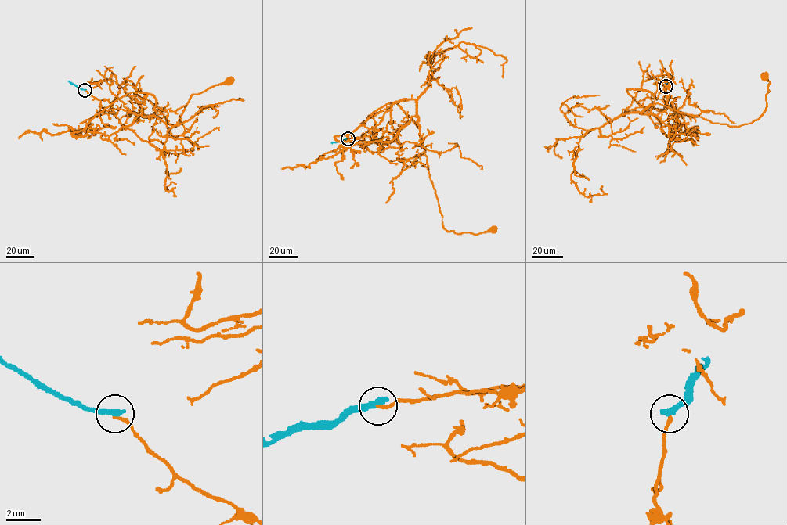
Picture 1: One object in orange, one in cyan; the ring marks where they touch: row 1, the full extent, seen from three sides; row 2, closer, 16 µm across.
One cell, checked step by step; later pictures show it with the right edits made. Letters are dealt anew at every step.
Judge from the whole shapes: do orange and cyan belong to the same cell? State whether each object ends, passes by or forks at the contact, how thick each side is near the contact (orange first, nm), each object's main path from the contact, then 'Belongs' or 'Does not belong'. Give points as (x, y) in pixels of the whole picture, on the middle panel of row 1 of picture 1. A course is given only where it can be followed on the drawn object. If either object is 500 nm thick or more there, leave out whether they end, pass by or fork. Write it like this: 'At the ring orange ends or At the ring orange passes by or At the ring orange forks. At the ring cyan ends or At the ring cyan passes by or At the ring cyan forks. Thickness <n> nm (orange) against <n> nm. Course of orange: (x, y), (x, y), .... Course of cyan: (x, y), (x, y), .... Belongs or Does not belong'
At the ring orange ends. At the ring cyan ends. Thickness 180 nm (orange) against 400 nm. Course of orange: (348, 138), (363, 138), (393, 103), (414, 99), (442, 227), (460, 234), (492, 228). Course of cyan: (348, 138), (331, 142). Does not belong

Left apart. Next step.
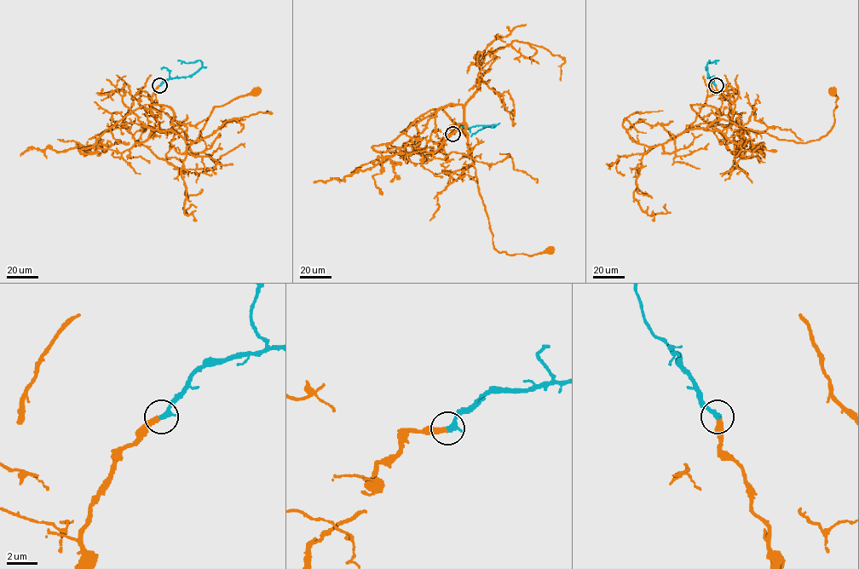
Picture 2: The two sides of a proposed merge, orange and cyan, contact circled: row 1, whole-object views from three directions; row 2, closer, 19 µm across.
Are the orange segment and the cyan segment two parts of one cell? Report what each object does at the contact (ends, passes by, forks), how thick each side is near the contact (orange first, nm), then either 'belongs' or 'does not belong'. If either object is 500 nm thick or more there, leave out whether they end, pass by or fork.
orange ends; cyan ends; calibres 360 and 360 nm; belongs

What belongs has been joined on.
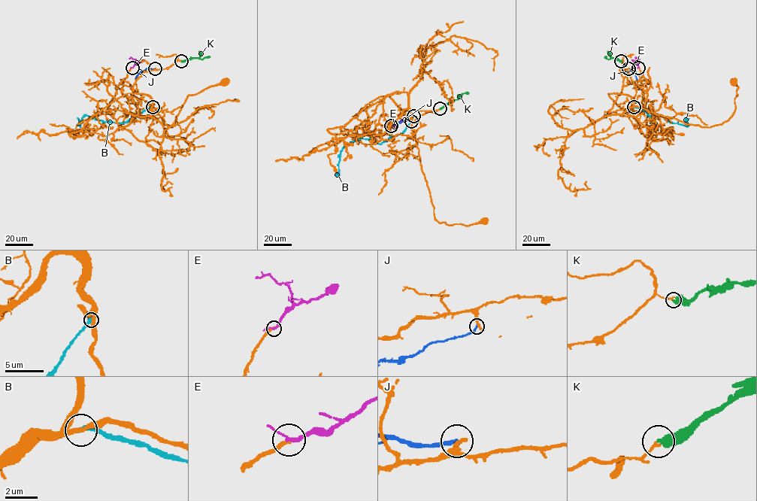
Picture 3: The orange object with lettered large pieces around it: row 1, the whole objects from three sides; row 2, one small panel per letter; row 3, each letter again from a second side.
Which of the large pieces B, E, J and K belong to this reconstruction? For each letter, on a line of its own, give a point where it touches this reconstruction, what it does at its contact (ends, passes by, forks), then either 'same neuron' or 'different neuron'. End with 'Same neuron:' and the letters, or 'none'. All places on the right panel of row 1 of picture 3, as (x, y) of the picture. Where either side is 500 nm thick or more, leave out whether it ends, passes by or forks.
B: (634, 107) | it ends | different neuron
E: (638, 68) | it passes by | same neuron
J: (628, 68) | it ends | different neuron
K: (621, 61) | it ends | different neuron
Same neuron: E

